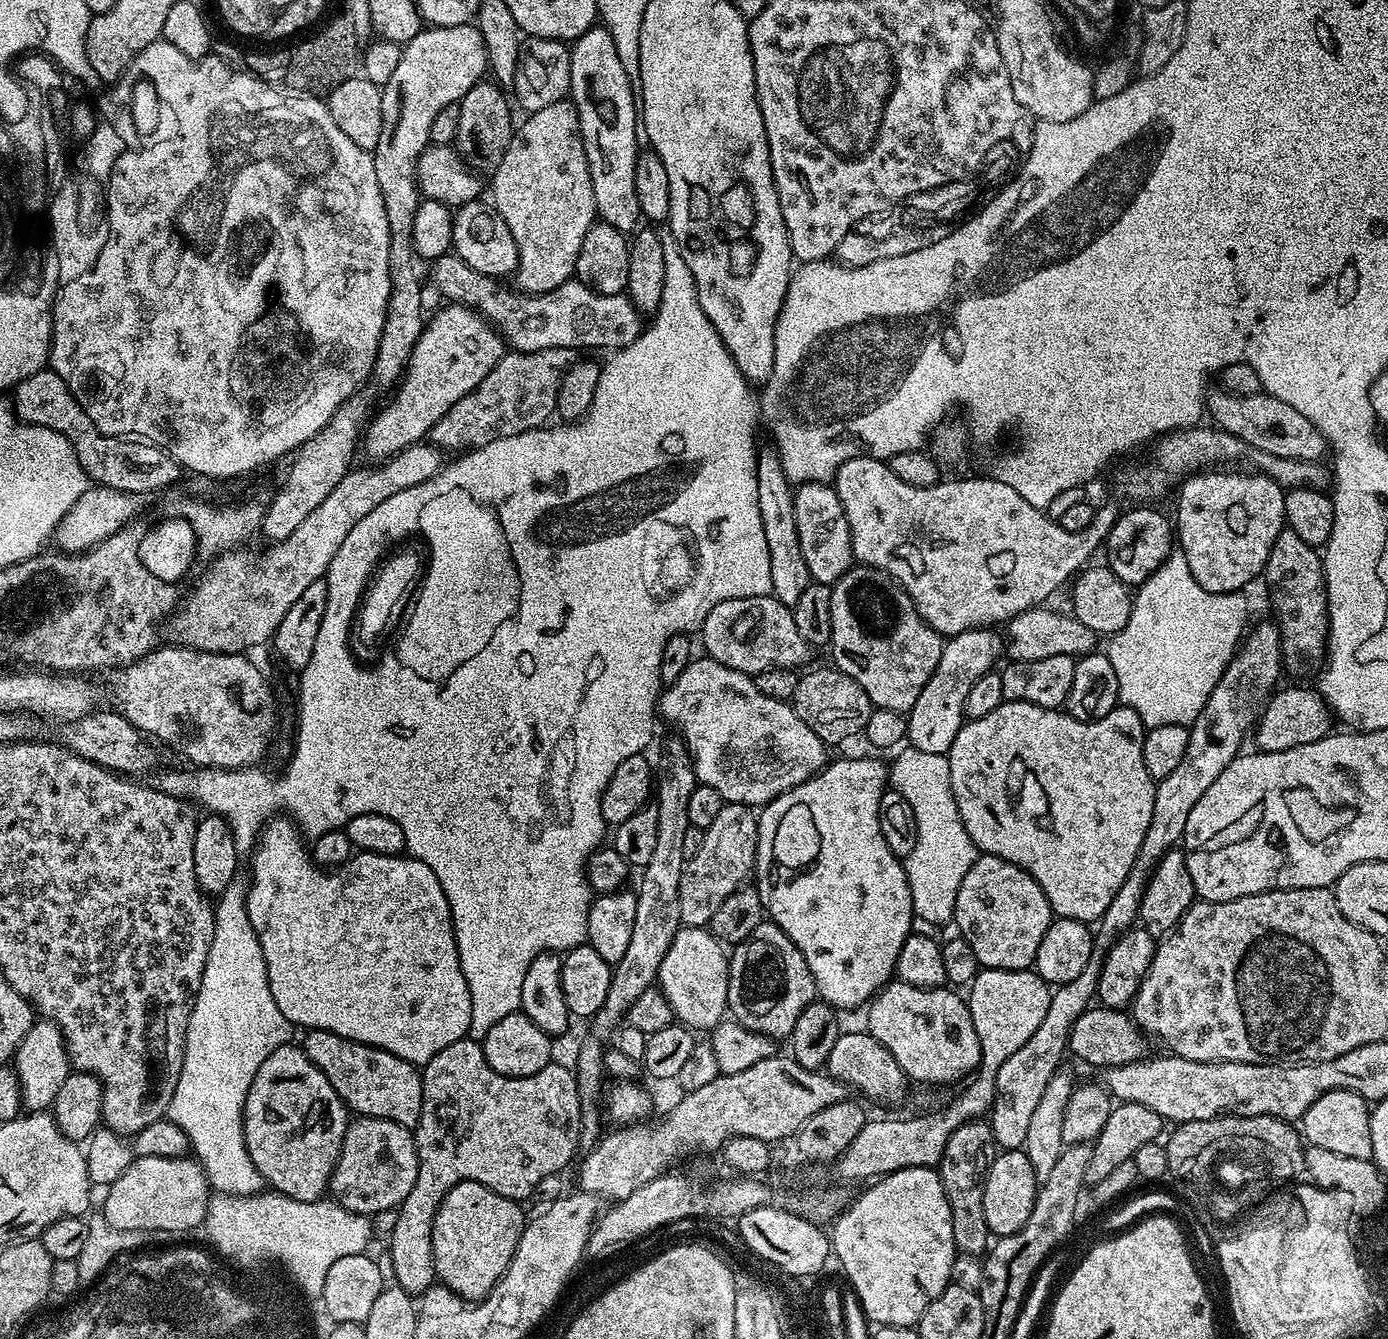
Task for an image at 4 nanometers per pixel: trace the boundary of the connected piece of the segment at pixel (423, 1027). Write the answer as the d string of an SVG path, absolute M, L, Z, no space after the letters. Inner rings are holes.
M273 818L264 826L260 838L256 842L252 859L252 885L246 888L244 901L250 926L254 926L254 934L262 946L262 954L268 971L270 994L282 1010L282 1014L293 1026L304 1027L304 1030L326 1030L338 1034L347 1040L359 1044L369 1044L372 1048L384 1048L390 1054L402 1058L406 1062L423 1066L434 1058L446 1046L454 1046L454 1042L468 1036L470 1026L470 990L466 986L466 978L462 974L462 966L458 958L456 935L452 925L452 911L446 902L446 894L434 878L434 870L426 866L426 862L415 860L410 855L387 856L373 852L357 851L351 859L335 870L325 870L312 859L309 849L300 845L302 833L295 823L288 818Z

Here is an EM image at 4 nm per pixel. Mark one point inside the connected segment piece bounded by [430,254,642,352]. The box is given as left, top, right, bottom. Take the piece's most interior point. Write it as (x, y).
(572, 316)

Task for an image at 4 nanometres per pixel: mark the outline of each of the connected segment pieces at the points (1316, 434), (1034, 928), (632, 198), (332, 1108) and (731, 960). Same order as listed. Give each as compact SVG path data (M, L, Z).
M1223 390L1215 391L1206 396L1206 412L1212 415L1211 423L1224 432L1234 434L1234 438L1246 442L1249 448L1278 458L1313 462L1323 461L1324 452L1329 451L1324 436L1314 426L1314 422L1298 414L1298 410L1282 402L1282 398L1267 394L1235 396Z
M980 854L958 886L952 919L955 931L969 944L981 969L1022 971L1035 965L1038 945L1054 917L1042 886L1026 870L997 856Z
M593 26L586 30L586 34L571 41L570 49L568 91L578 114L580 137L590 166L596 215L603 223L628 234L642 220L635 190L638 96L634 91L634 80L628 77L629 69L622 62L618 46L614 46L612 33L603 26Z
M289 1042L278 1046L254 1074L244 1103L244 1138L250 1158L261 1172L269 1189L281 1192L298 1202L314 1202L328 1192L328 1183L344 1145L344 1135L350 1123L350 1112L344 1099L330 1086L330 1078L314 1066L303 1047Z
M765 922L740 944L731 949L728 957L728 1012L731 1019L766 1034L780 1042L791 1037L798 1014L817 999L816 983L802 958L802 950L786 938L777 924Z

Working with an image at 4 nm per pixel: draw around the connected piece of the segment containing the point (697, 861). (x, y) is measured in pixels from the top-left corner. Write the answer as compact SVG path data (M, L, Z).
M724 803L718 818L704 829L702 847L694 858L686 861L682 870L682 882L678 886L681 925L702 928L711 925L718 906L734 890L753 875L756 867L756 843L758 842L758 816L749 805Z

